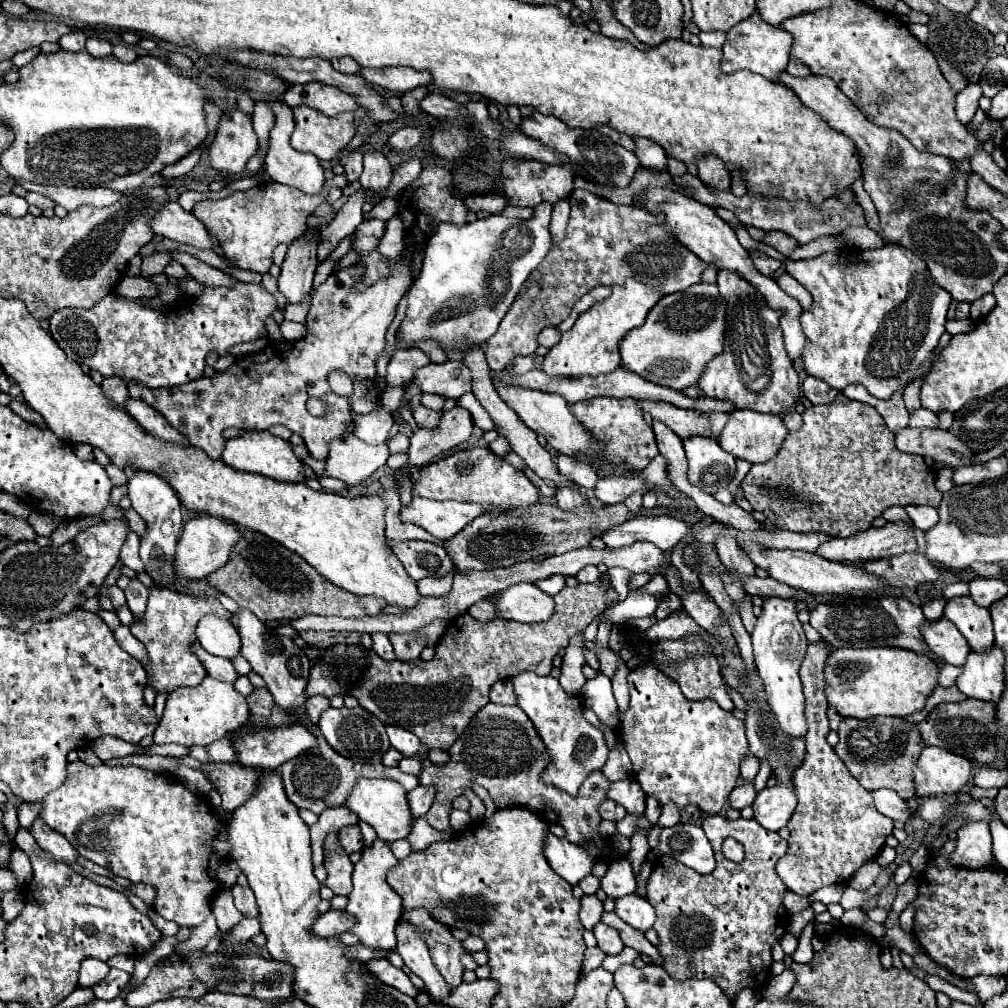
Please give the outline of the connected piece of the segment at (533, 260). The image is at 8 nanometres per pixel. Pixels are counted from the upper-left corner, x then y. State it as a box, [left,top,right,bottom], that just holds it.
[396,202,552,349]

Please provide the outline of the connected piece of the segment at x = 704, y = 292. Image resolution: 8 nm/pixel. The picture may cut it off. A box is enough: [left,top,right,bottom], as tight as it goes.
[620,283,724,389]

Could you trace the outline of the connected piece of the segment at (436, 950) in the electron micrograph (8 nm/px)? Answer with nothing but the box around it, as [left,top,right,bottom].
[404,909,464,987]

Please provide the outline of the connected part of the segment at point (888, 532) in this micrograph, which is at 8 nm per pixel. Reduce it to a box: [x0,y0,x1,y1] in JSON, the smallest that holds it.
[818,521,918,561]

